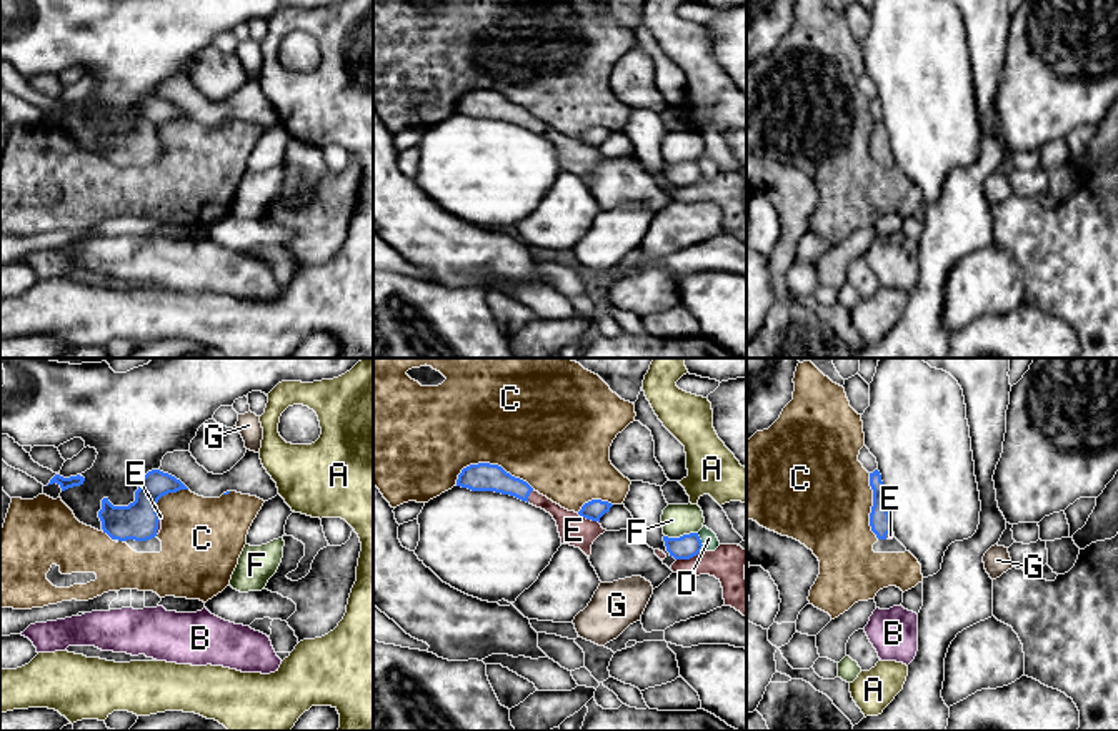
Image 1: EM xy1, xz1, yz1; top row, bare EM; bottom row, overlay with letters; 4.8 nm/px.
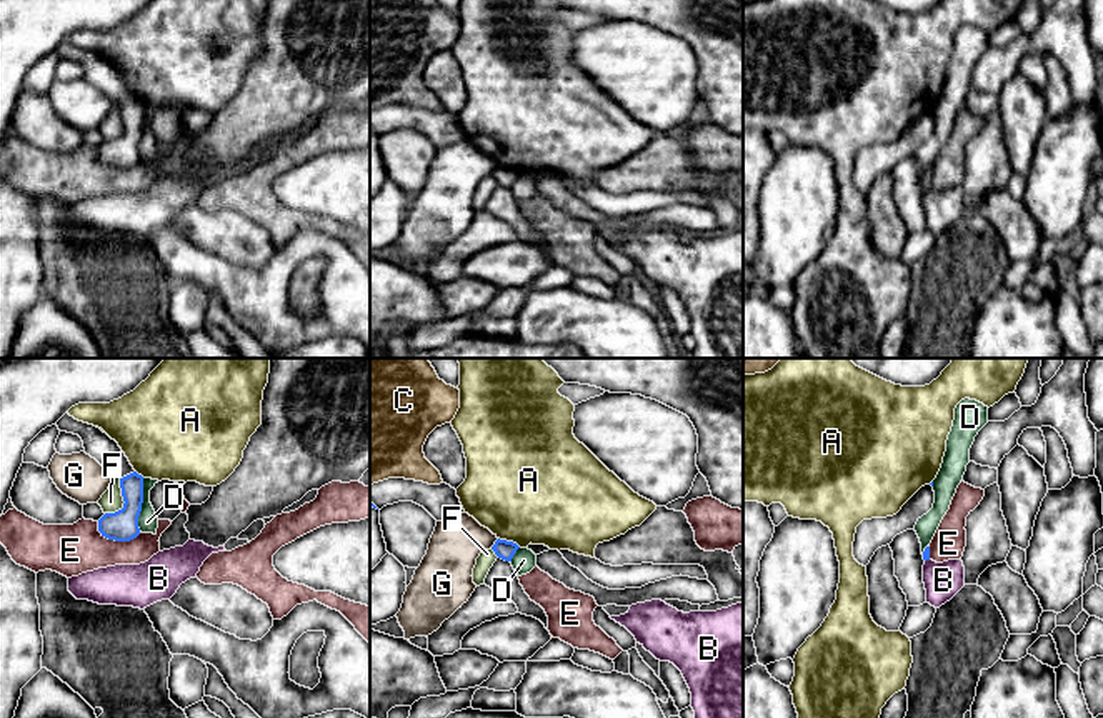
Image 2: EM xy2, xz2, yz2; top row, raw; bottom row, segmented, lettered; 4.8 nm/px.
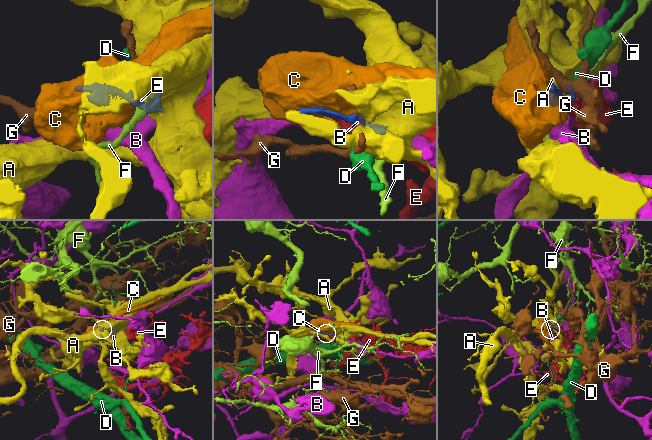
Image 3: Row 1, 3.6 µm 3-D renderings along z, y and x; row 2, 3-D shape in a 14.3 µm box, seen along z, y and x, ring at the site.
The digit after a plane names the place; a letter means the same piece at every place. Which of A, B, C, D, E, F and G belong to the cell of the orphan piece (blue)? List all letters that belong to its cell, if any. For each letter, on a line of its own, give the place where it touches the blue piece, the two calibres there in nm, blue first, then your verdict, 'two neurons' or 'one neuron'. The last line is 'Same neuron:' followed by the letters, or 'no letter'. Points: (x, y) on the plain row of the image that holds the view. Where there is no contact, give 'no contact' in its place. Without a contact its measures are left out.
A: meets blue in xz2 at (510, 169); 90 nm thick on the blue side, 500 nm on the other; two neurons
B: meets blue in yz2 at (927, 185); 30 nm thick on the blue side, 180 nm on the other; two neurons
C: meets blue in xz1 at (494, 92); 140 nm thick on the blue side, 480 nm on the other; two neurons
D: meets blue in xy2 at (140, 132); 150 nm thick on the blue side, 100 nm on the other; two neurons
E: meets blue in xy2 at (115, 167); 150 nm thick on the blue side, 260 nm on the other; one neuron
F: meets blue in xy2 at (124, 127); 150 nm thick on the blue side, 110 nm on the other; two neurons
G: meets blue in xz2 at (495, 170); 90 nm thick on the blue side, 240 nm on the other; two neurons
Same neuron: E

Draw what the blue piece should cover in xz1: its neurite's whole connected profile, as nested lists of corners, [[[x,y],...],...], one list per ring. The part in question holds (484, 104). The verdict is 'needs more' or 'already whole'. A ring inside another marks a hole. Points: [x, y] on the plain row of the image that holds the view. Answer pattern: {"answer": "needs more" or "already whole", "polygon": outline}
{"answer": "needs more", "polygon": [[[478,90],[462,97],[457,113],[472,118],[495,118],[515,123],[553,143],[558,153],[561,172],[580,175],[588,185],[593,168],[606,157],[601,155],[600,145],[613,133],[608,128],[591,127],[578,140],[568,138],[547,123],[535,118],[527,108],[512,103],[498,92]]]}

